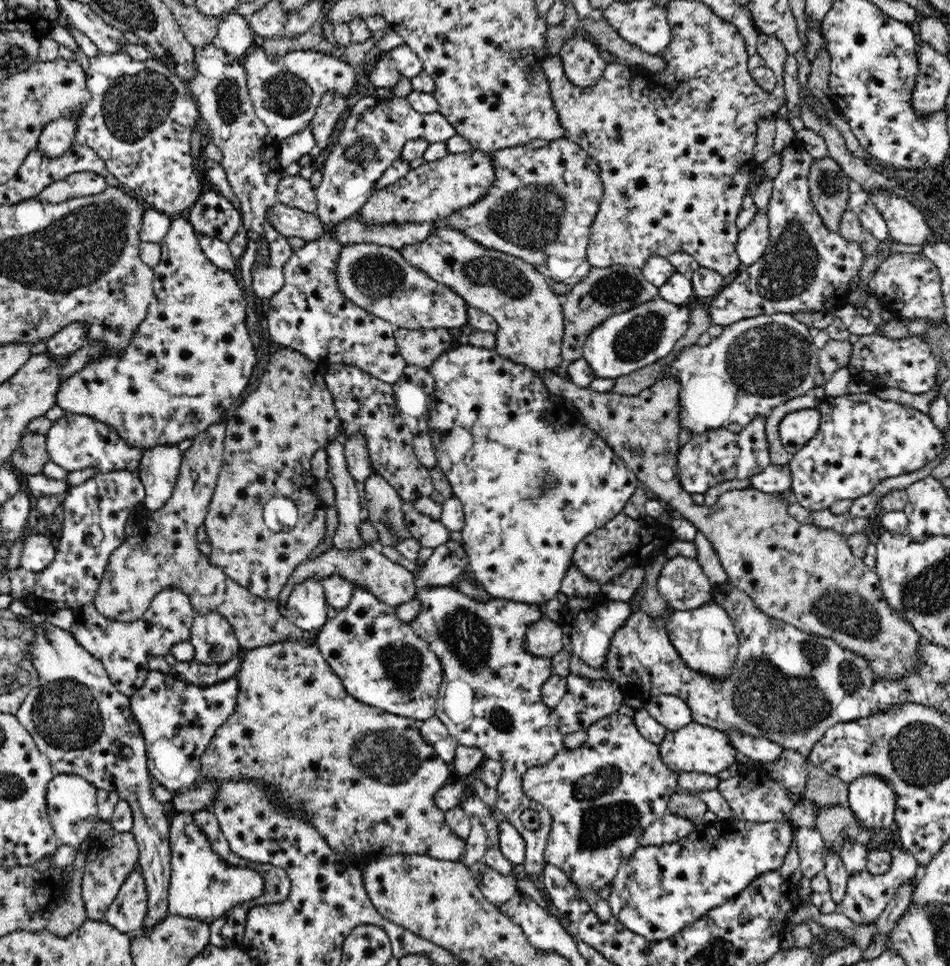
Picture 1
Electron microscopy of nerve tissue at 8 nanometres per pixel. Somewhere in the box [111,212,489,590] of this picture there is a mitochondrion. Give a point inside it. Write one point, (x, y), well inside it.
(378, 277)

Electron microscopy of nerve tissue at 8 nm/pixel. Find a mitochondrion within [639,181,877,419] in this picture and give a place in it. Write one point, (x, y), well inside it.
(765, 360)

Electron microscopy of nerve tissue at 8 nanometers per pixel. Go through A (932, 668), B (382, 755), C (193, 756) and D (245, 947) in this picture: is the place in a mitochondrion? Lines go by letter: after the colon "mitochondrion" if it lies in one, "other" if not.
A: other
B: mitochondrion
C: other
D: other

